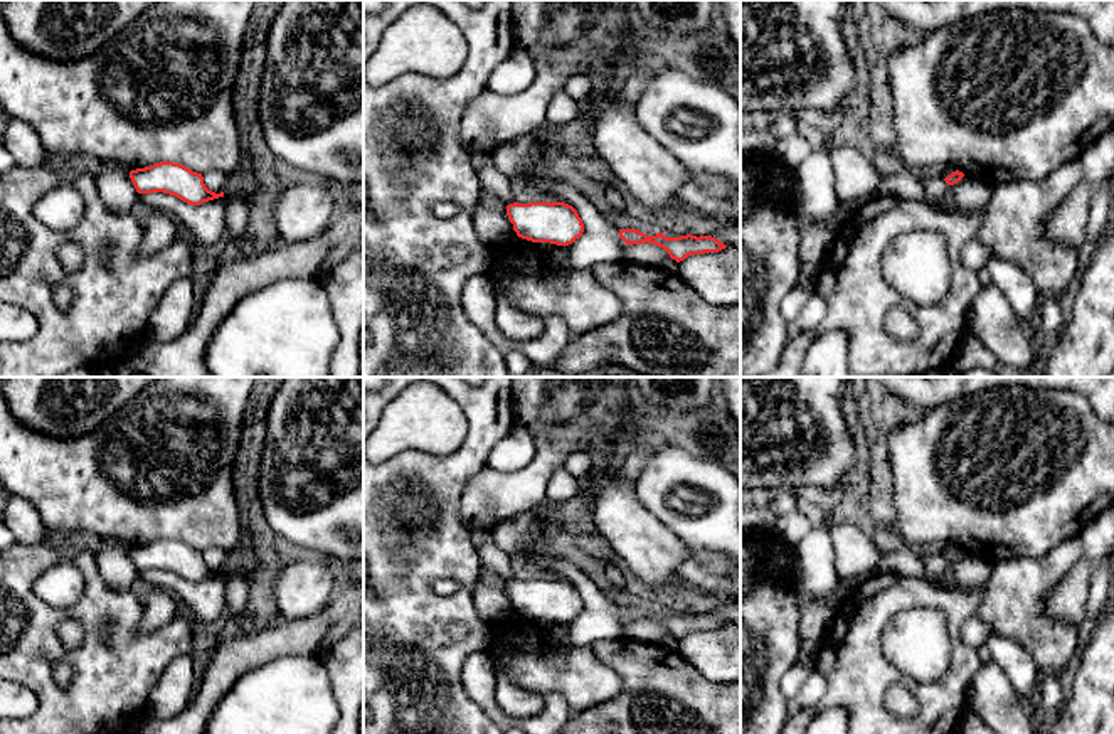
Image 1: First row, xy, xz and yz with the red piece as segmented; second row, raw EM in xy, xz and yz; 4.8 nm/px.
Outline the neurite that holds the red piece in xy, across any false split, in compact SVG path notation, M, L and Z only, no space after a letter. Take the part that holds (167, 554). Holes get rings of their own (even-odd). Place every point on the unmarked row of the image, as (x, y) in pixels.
M160 539L131 547L130 556L138 571L163 569L175 572L190 582L200 582L224 574L224 569L215 571L205 564L202 550L192 549L173 539Z

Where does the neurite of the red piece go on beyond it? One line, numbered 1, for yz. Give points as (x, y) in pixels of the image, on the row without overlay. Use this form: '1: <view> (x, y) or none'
1: none

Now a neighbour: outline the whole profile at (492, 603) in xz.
M480 584L475 586L473 596L475 609L488 626L517 614L507 586Z

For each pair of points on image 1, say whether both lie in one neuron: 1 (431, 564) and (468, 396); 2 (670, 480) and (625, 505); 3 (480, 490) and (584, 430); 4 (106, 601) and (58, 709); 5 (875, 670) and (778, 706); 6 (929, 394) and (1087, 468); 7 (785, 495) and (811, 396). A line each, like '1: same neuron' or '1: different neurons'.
1: same neuron
2: different neurons
3: same neuron
4: same neuron
5: different neurons
6: different neurons
7: different neurons

